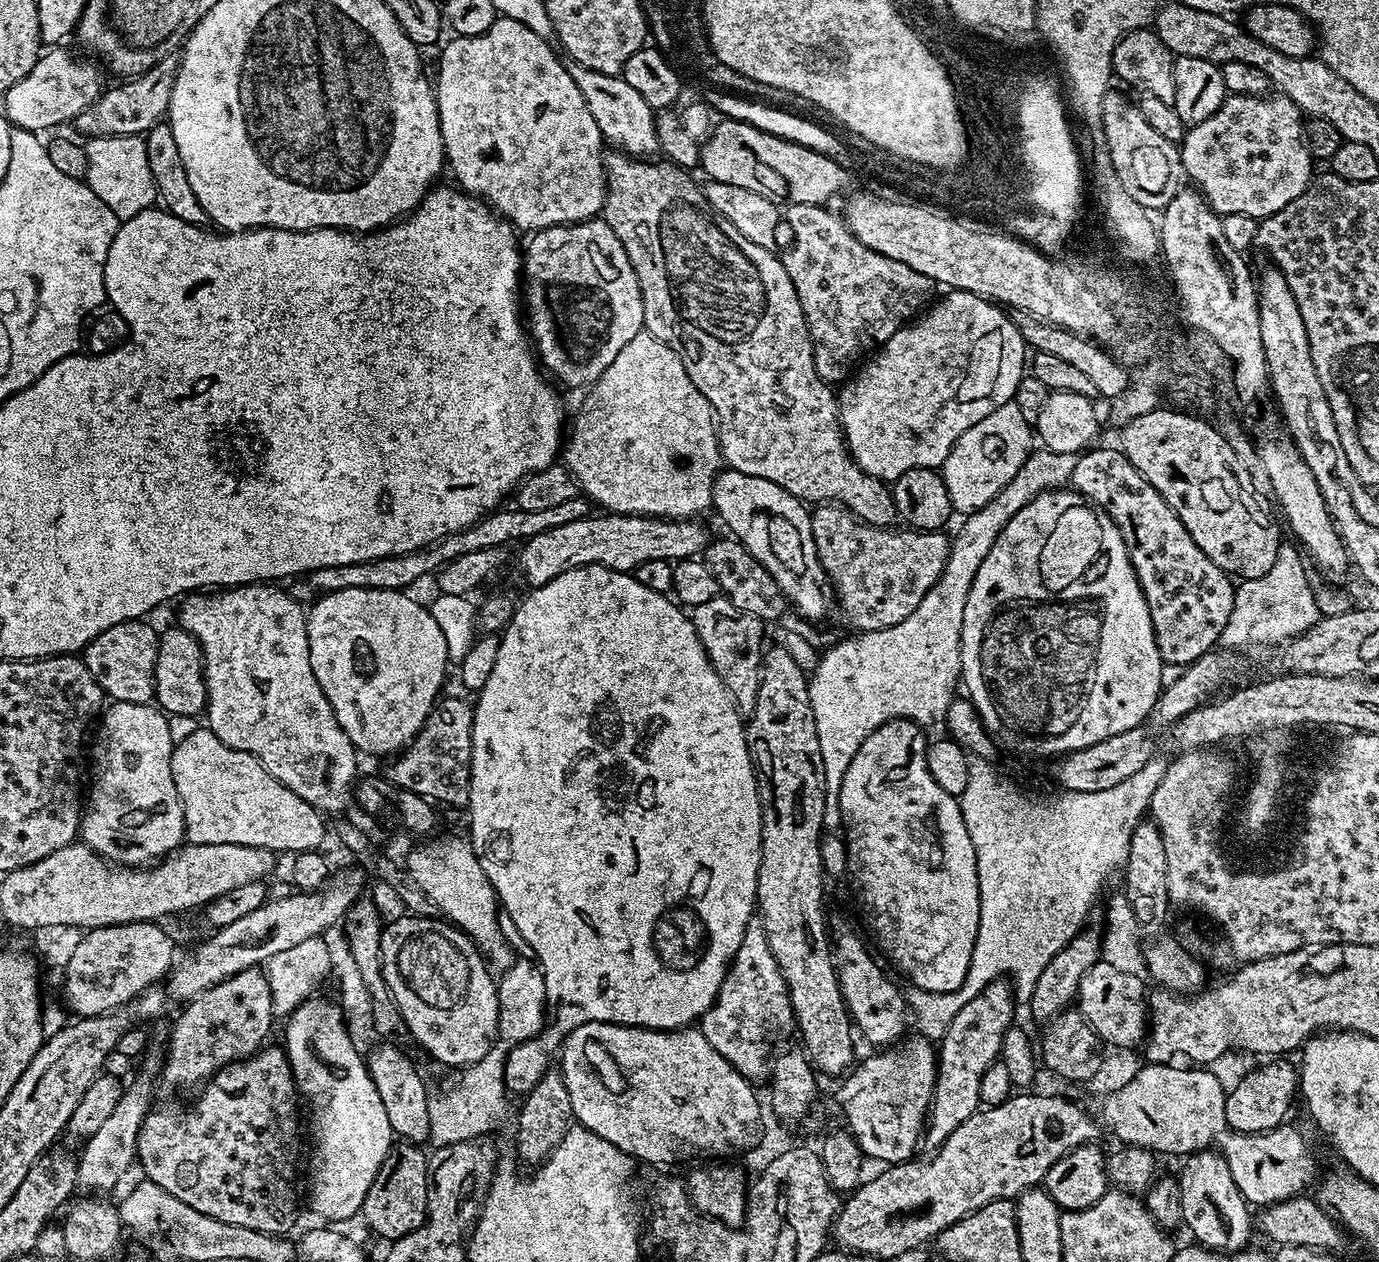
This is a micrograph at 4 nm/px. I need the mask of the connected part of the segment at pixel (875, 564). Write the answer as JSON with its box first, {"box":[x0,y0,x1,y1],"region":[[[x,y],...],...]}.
{"box":[811,502,950,632],"region":[[[825,502],[811,509],[812,537],[818,558],[824,567],[834,589],[838,608],[853,624],[853,629],[860,632],[877,632],[890,626],[898,626],[902,618],[910,618],[914,610],[918,610],[918,602],[926,598],[926,594],[938,582],[942,570],[948,561],[948,545],[950,536],[947,531],[915,531],[895,532],[895,527],[880,528],[876,524],[865,524],[856,519],[850,509],[835,502]]]}

